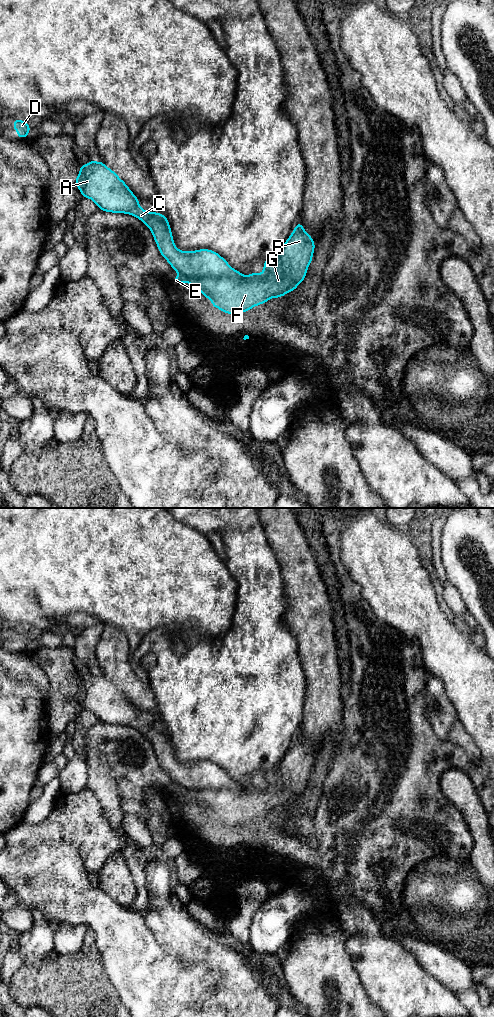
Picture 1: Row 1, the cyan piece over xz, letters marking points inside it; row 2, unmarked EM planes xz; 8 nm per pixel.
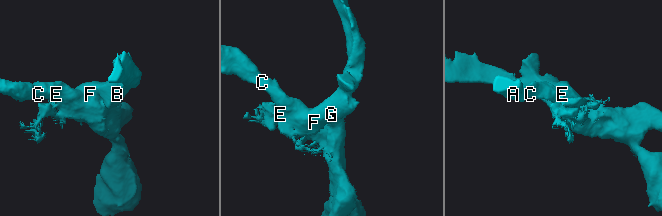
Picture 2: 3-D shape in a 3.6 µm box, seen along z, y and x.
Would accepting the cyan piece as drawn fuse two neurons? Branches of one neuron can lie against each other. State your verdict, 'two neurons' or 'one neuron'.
two neurons

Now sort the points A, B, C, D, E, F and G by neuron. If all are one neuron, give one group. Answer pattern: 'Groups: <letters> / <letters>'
Groups: A B C D E / F G

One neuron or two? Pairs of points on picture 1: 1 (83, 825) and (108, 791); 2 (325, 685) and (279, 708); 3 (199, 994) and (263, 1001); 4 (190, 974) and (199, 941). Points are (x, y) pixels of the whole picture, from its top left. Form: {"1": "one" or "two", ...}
{"1": "two", "2": "two", "3": "two", "4": "two"}

